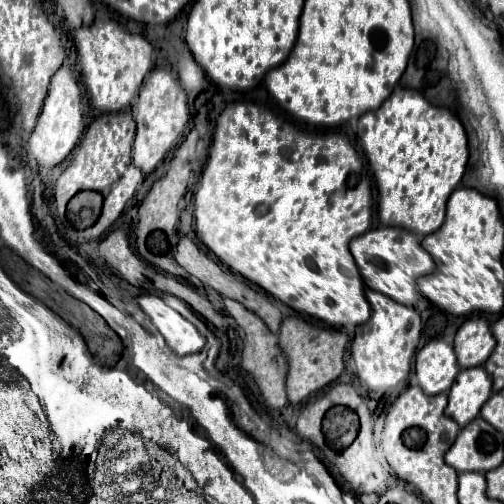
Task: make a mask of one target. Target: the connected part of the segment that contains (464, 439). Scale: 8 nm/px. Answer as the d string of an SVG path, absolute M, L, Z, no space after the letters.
M477 417L459 431L455 443L445 453L445 461L459 473L491 471L503 463L503 435Z

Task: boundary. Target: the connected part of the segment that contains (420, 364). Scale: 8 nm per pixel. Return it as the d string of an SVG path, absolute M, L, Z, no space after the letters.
M443 339L429 341L415 357L415 375L427 395L439 395L449 391L457 373L459 365L453 345L445 343Z

